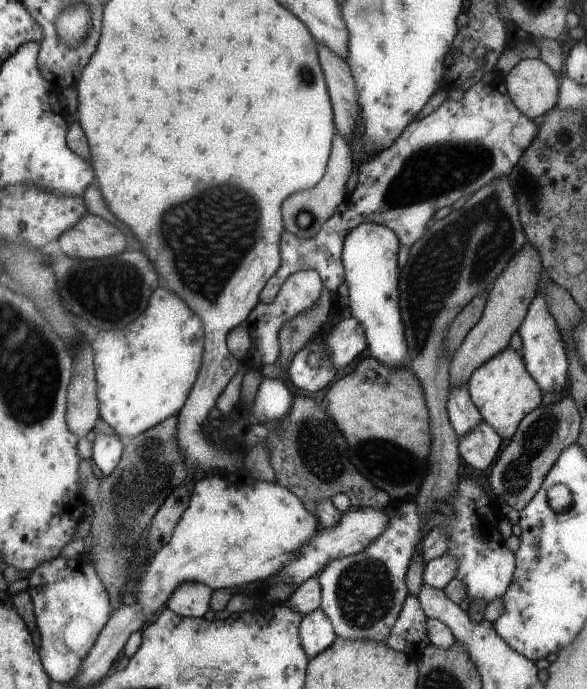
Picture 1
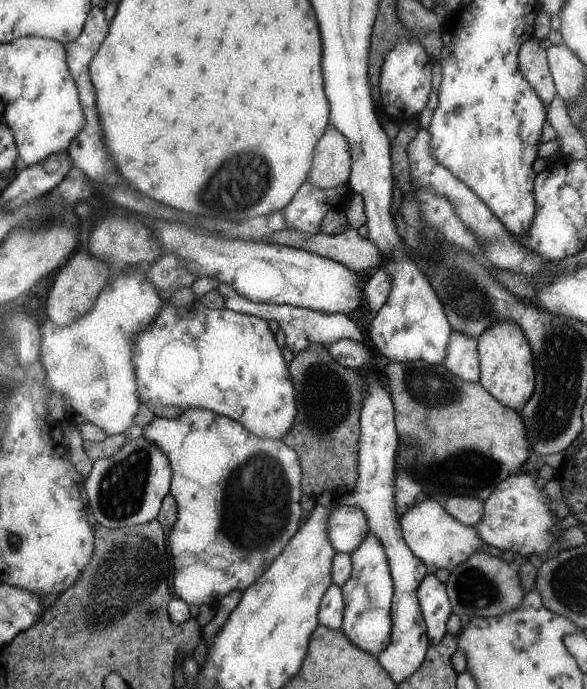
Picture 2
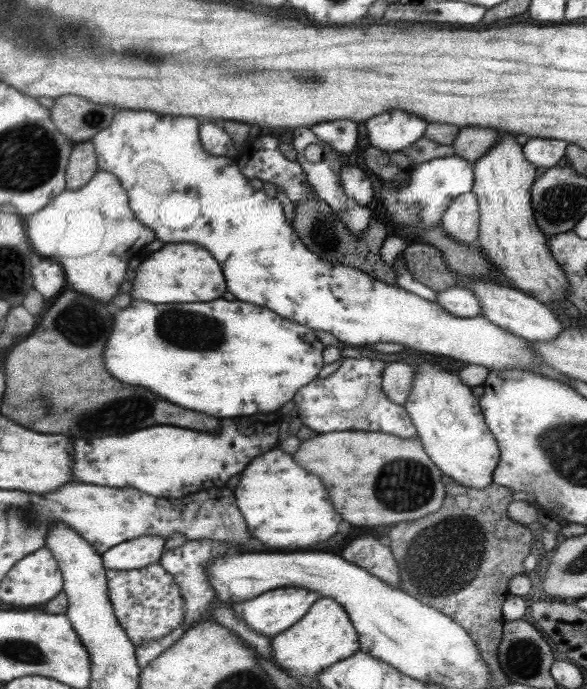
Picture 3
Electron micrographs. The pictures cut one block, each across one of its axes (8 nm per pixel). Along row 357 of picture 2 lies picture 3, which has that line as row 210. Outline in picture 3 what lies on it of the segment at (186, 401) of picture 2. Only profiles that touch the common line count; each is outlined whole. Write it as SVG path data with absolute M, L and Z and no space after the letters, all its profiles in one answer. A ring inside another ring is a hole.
M119 110L115 114L115 120L111 120L111 128L99 132L91 144L99 156L99 170L115 174L121 186L127 190L129 206L135 210L135 218L139 218L139 222L143 220L147 228L155 228L161 242L199 244L201 248L207 248L207 252L213 252L211 256L223 264L227 290L239 302L271 308L271 312L291 322L297 322L311 330L329 332L339 340L341 346L349 348L363 348L375 342L391 342L415 348L419 352L447 356L453 358L453 362L459 360L461 366L475 364L487 370L521 370L539 364L539 360L529 350L527 340L497 328L483 316L451 316L435 302L427 302L411 292L397 288L395 284L391 286L373 280L357 268L329 264L309 252L301 244L293 226L285 222L281 202L277 198L267 198L263 190L253 190L249 186L249 178L239 172L237 160L233 156L217 158L215 154L207 154L207 150L201 146L197 126L201 124L195 118L187 116L161 116L147 110Z

